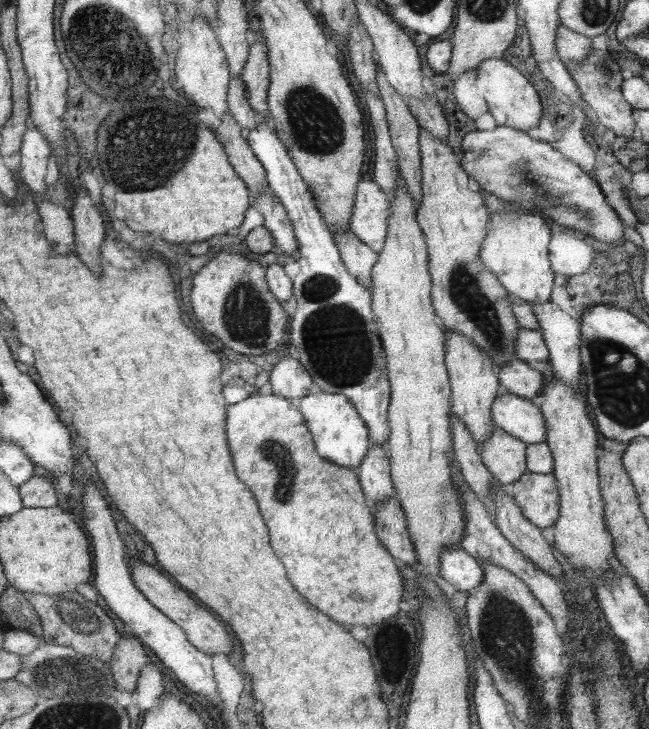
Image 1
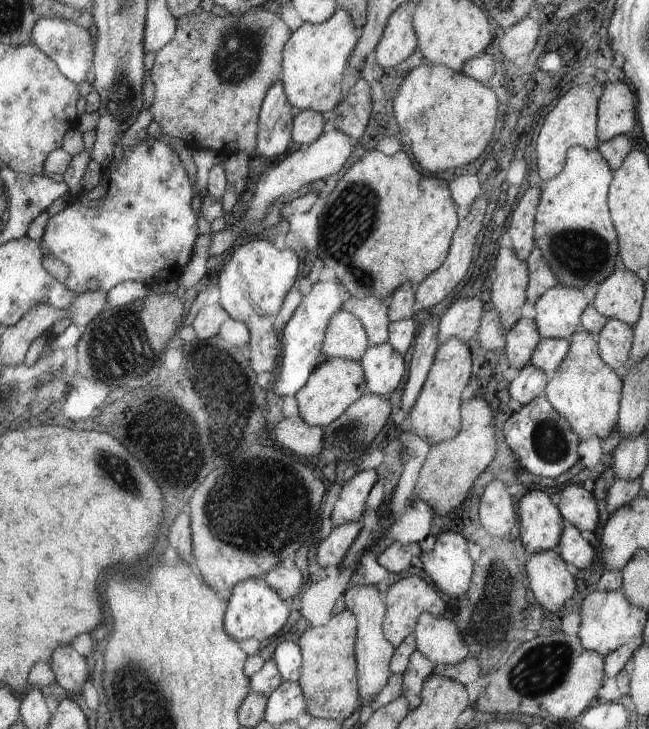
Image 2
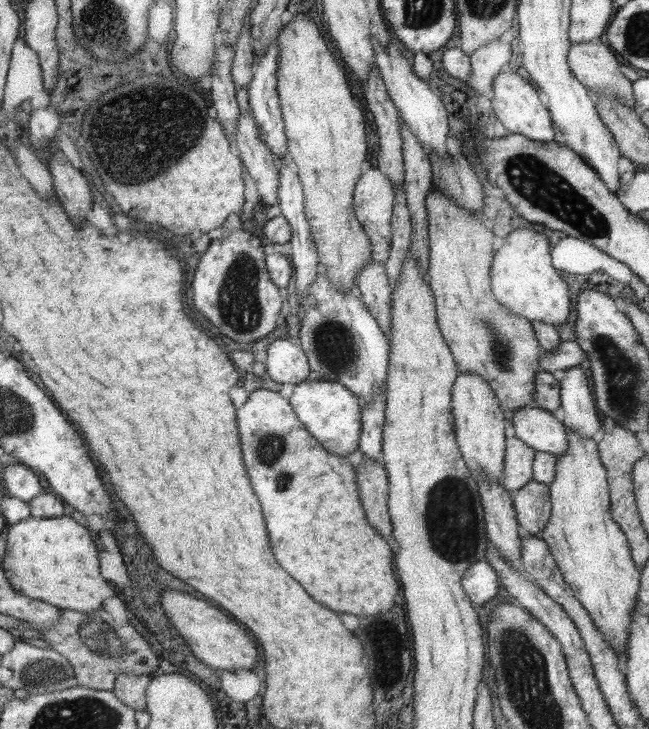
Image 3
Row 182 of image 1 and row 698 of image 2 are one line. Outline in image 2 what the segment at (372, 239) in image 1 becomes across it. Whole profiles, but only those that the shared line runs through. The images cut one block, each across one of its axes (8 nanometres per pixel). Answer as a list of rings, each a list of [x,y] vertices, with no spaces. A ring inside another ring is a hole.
[[[351,584],[349,590],[345,592],[345,606],[359,616],[359,640],[357,640],[357,660],[359,660],[359,694],[361,694],[361,704],[371,706],[373,702],[379,700],[379,694],[385,690],[389,684],[393,670],[391,670],[391,660],[395,658],[397,646],[387,640],[385,634],[385,616],[387,616],[387,602],[385,594],[379,592],[375,586],[357,586]]]

